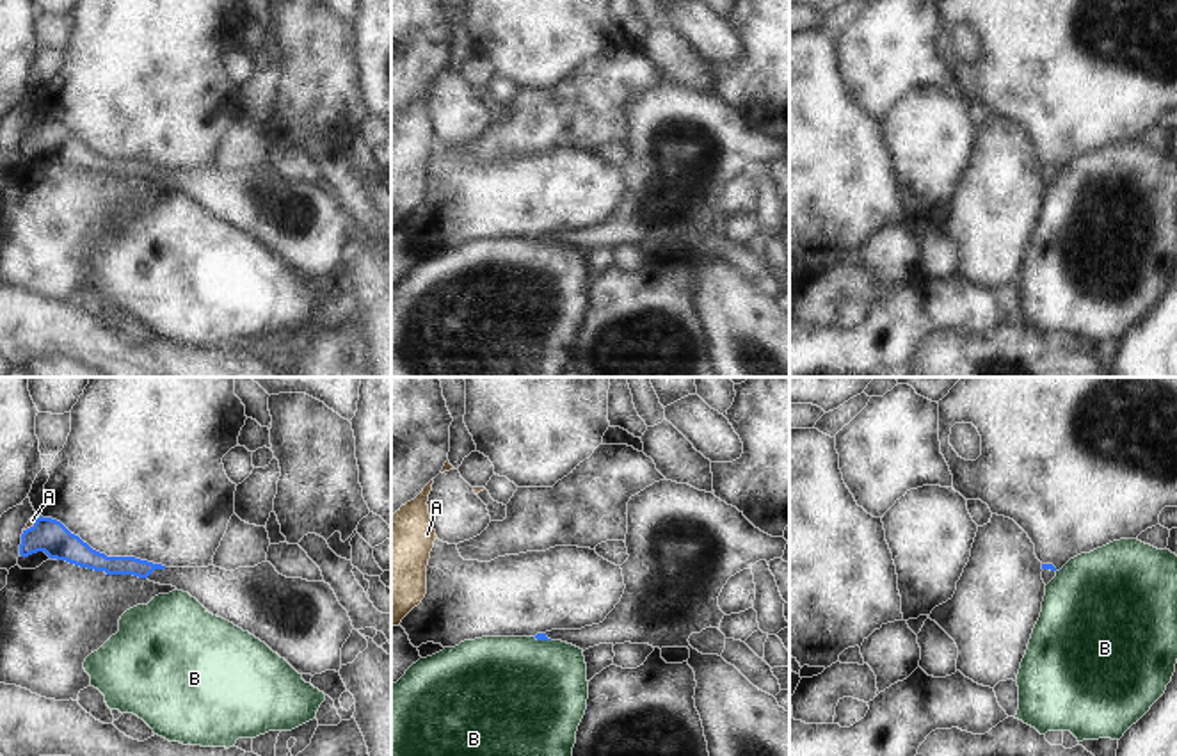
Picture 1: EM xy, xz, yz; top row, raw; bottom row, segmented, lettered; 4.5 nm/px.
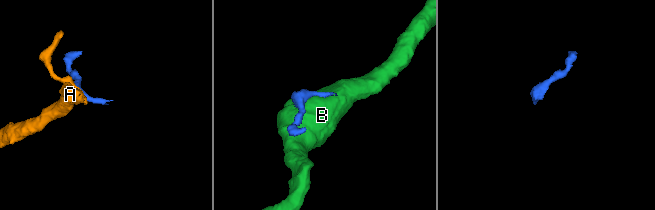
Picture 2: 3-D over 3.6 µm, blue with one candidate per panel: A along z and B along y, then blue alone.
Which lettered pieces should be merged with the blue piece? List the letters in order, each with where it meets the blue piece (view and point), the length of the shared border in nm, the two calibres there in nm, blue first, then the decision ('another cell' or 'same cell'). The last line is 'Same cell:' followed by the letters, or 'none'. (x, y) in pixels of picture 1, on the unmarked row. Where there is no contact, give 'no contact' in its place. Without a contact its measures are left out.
A: meets blue in xy at (31, 128); contact 100 nm long; 160 nm thick on the blue side, 30 nm on the other; another cell
B: meets blue in xz at (543, 241); contact 80 nm long; 30 nm thick on the blue side, 480 nm on the other; another cell
Same cell: none

